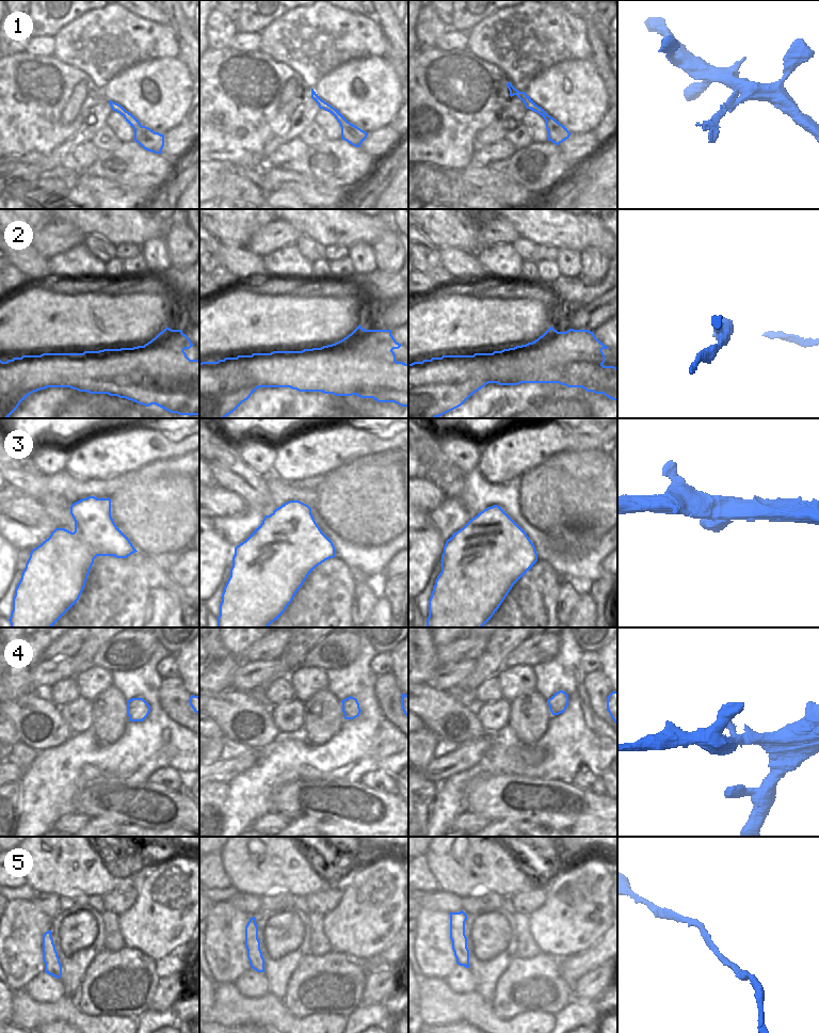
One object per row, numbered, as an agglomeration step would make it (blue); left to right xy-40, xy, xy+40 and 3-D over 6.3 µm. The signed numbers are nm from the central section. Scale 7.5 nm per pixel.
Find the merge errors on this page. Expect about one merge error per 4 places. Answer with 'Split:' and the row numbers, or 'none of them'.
Split: 2

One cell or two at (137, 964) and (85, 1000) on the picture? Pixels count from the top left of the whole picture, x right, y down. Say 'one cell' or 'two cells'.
one cell

